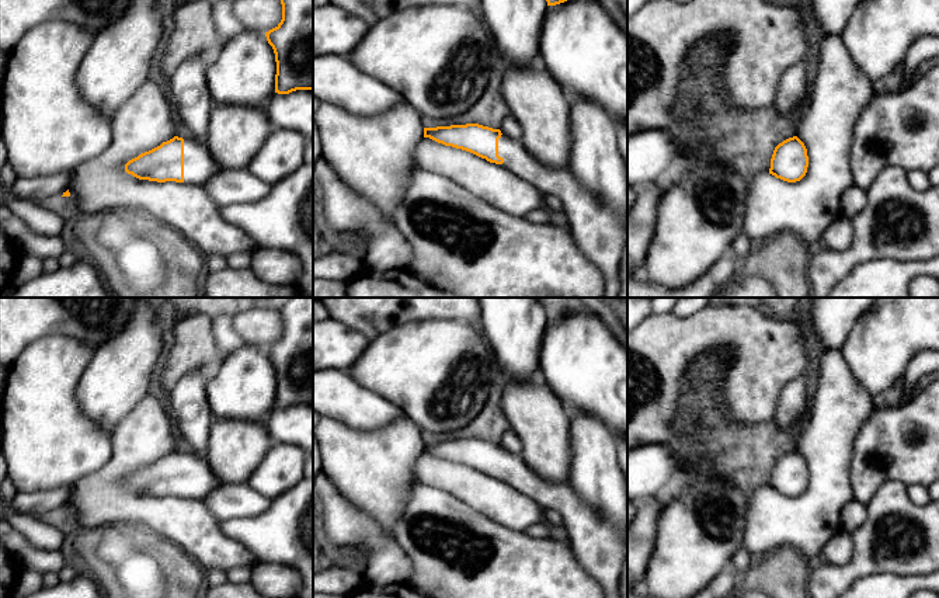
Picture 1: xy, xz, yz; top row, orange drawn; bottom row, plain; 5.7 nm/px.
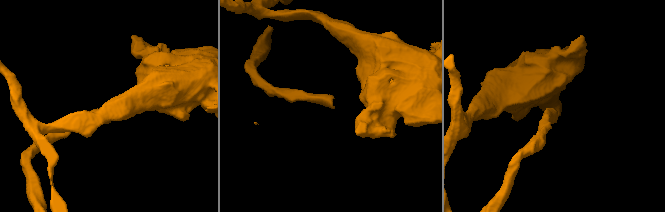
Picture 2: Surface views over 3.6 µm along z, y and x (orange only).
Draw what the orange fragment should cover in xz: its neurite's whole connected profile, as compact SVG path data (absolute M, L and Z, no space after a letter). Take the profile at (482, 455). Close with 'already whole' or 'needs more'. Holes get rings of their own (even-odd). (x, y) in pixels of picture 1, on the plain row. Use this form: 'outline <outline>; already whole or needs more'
outline M479 438L424 442L424 452L429 452L445 460L470 466L490 477L501 479L504 483L529 496L547 512L557 512L564 521L567 542L570 543L581 567L599 583L604 598L620 598L619 576L625 560L625 531L609 524L592 507L590 507L570 486L568 480L550 480L535 473L521 455L514 455Z; needs more

